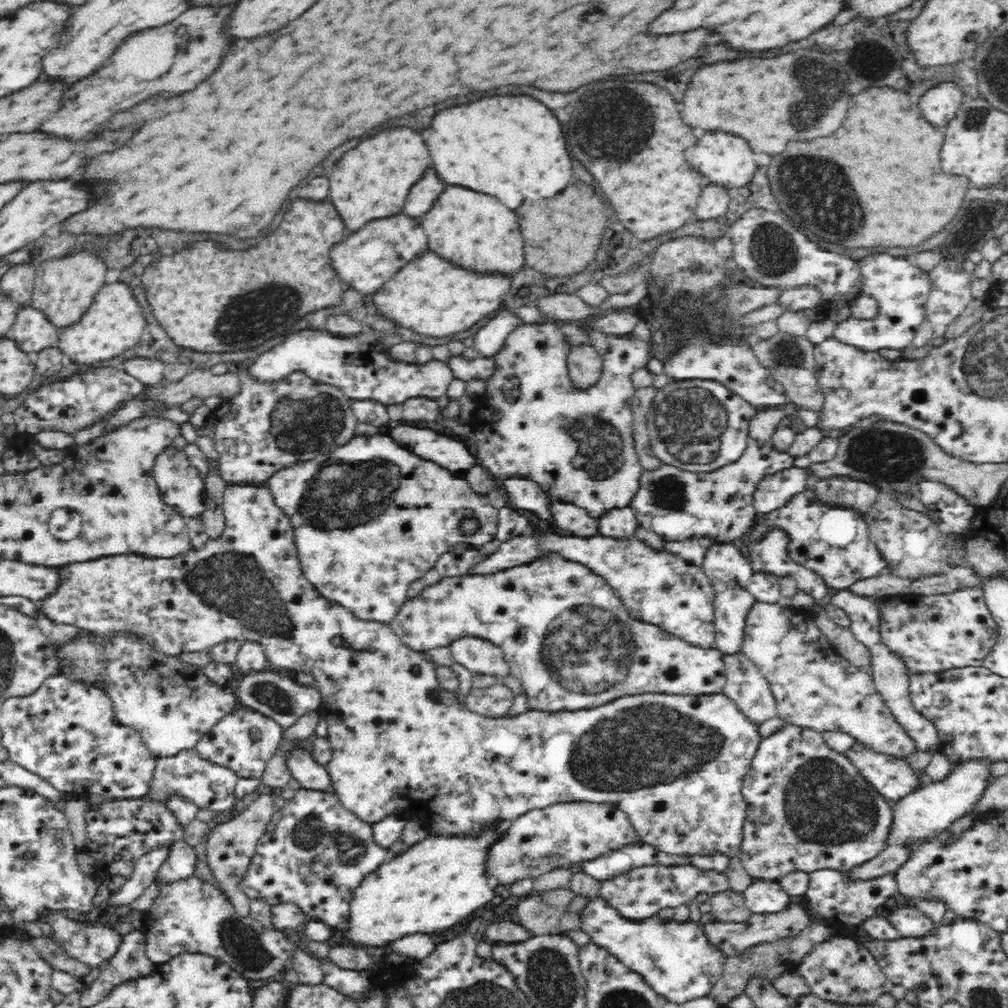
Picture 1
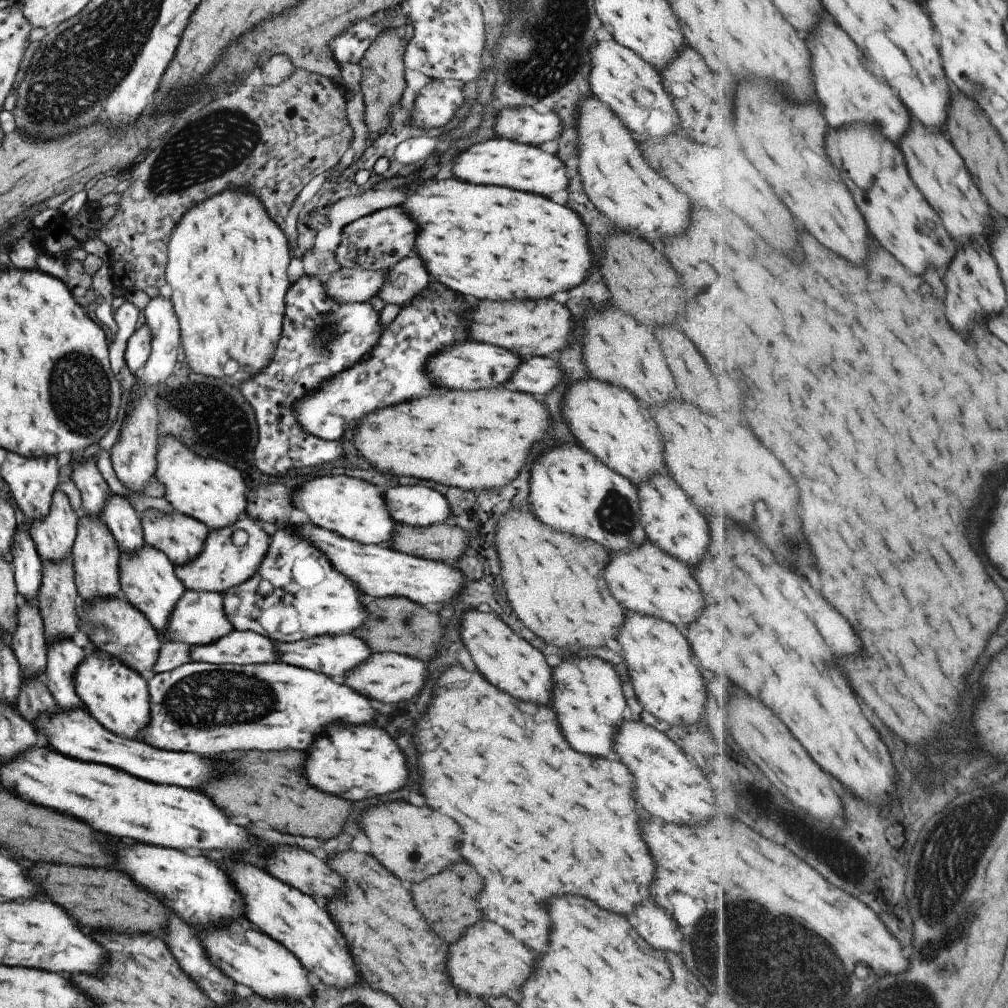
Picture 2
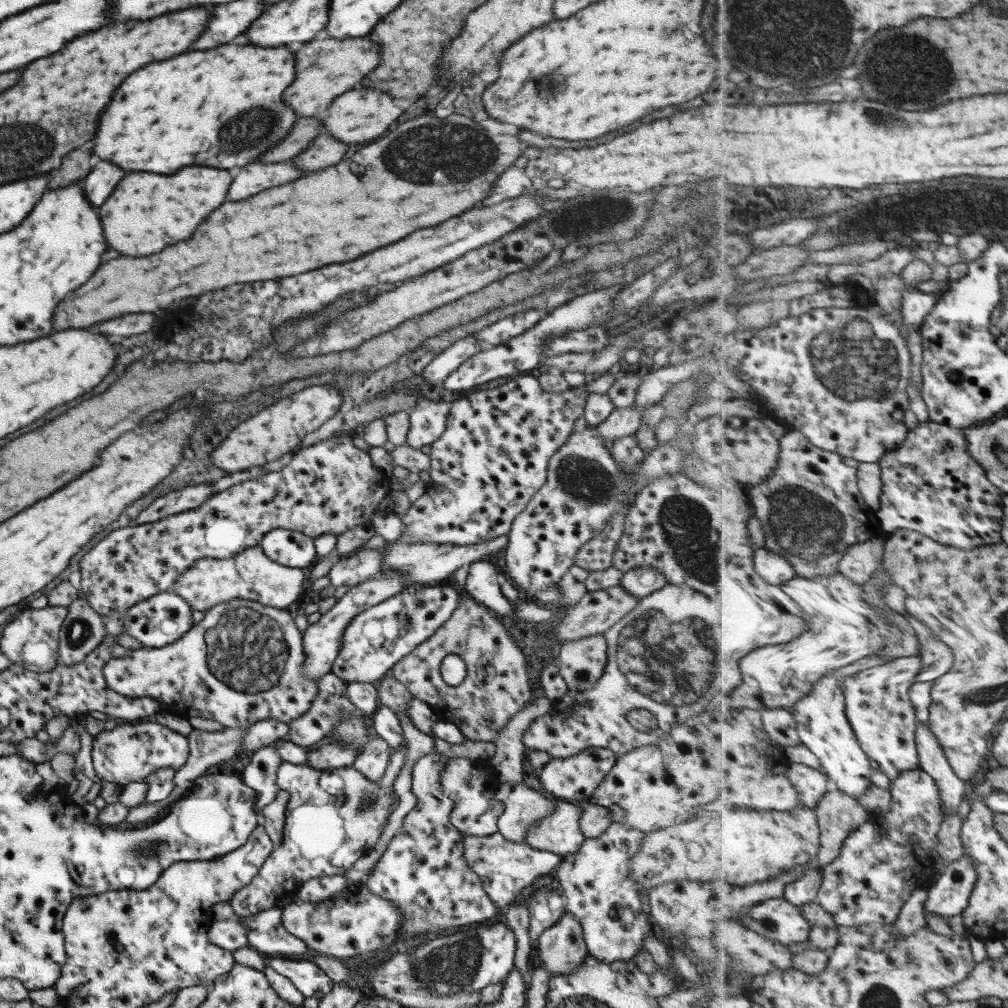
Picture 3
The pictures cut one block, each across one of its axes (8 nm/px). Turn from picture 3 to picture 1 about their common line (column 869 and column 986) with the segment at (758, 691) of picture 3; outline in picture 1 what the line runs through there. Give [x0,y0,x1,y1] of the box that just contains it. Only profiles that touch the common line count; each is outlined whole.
[874,586,1000,675]

